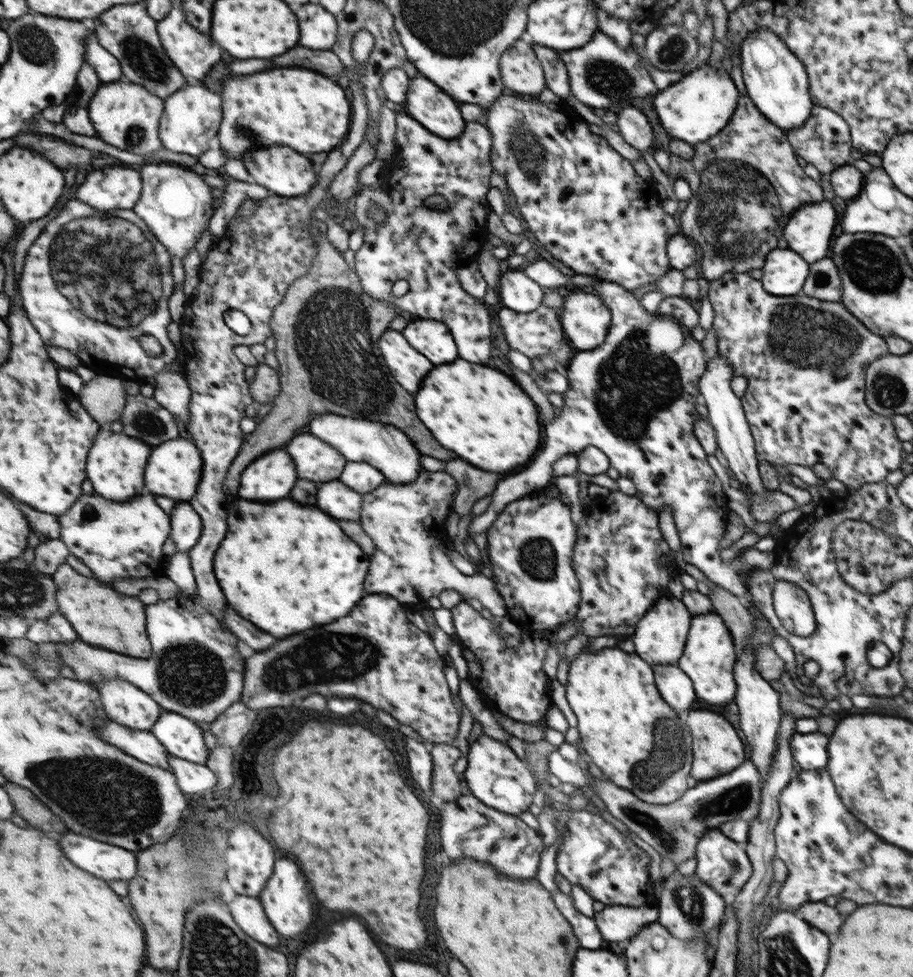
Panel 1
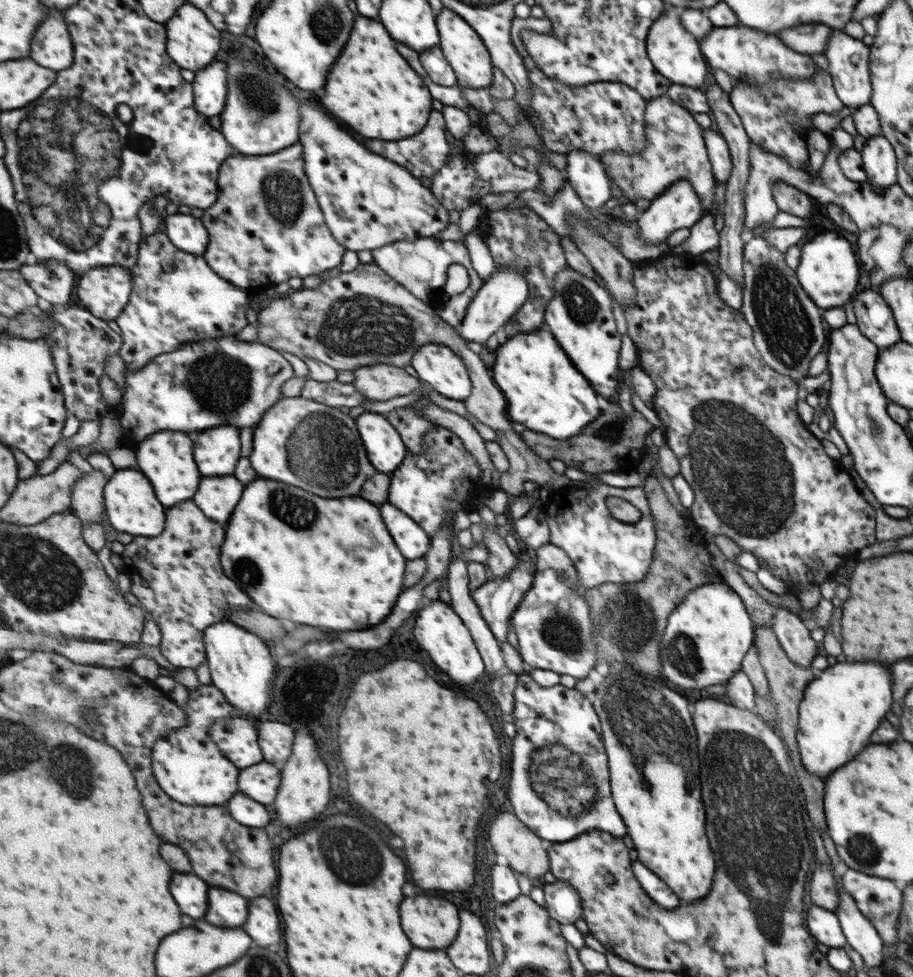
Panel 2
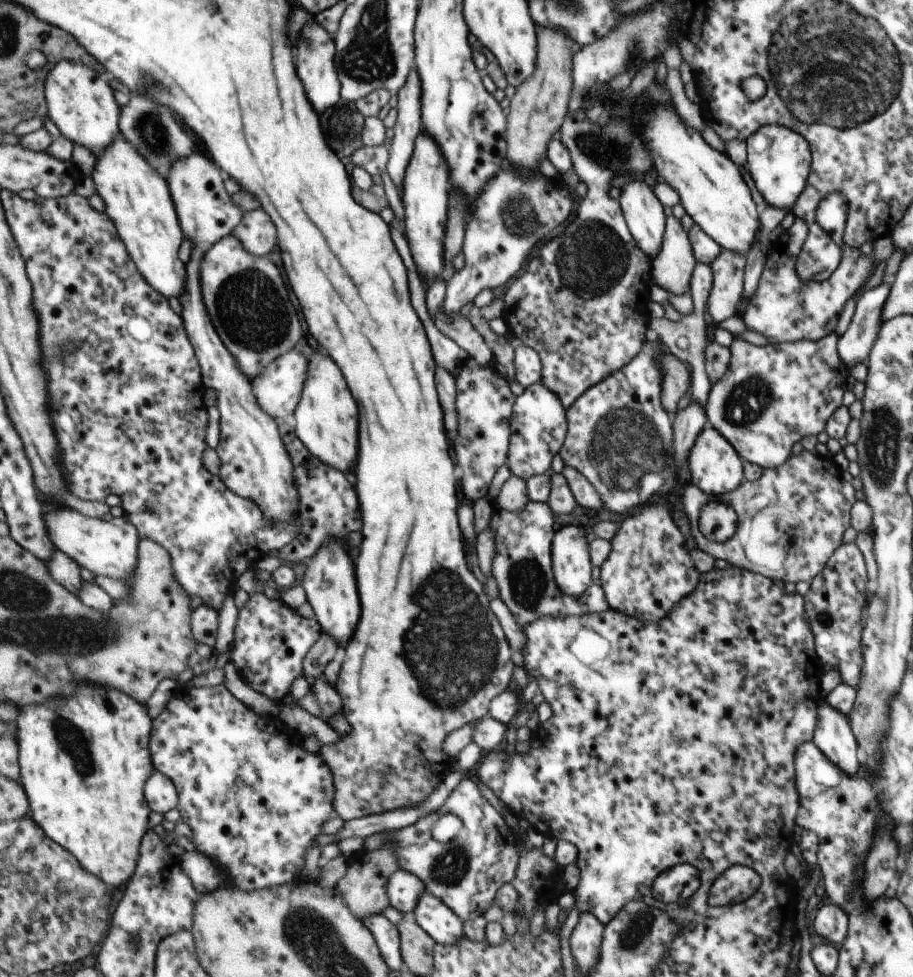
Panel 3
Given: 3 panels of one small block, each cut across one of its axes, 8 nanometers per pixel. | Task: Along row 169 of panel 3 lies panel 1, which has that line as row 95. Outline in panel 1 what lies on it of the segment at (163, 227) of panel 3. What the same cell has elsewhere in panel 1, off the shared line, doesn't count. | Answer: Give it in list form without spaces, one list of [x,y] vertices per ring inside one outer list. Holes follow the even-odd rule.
[[[127,78],[119,80],[117,84],[101,84],[89,102],[89,114],[97,130],[97,138],[105,144],[143,156],[165,148],[161,142],[161,118],[165,116],[165,100],[141,84],[129,82]]]

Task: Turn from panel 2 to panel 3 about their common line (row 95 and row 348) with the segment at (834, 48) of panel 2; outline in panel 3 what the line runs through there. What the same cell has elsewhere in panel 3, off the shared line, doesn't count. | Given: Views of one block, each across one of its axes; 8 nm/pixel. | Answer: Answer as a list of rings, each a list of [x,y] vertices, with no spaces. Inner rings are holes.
[[[891,280],[883,282],[873,290],[863,292],[855,302],[855,312],[851,316],[851,322],[847,330],[837,338],[837,356],[847,366],[847,370],[851,370],[857,364],[867,366],[871,346],[883,322],[881,312],[889,296],[889,288],[891,288]]]

